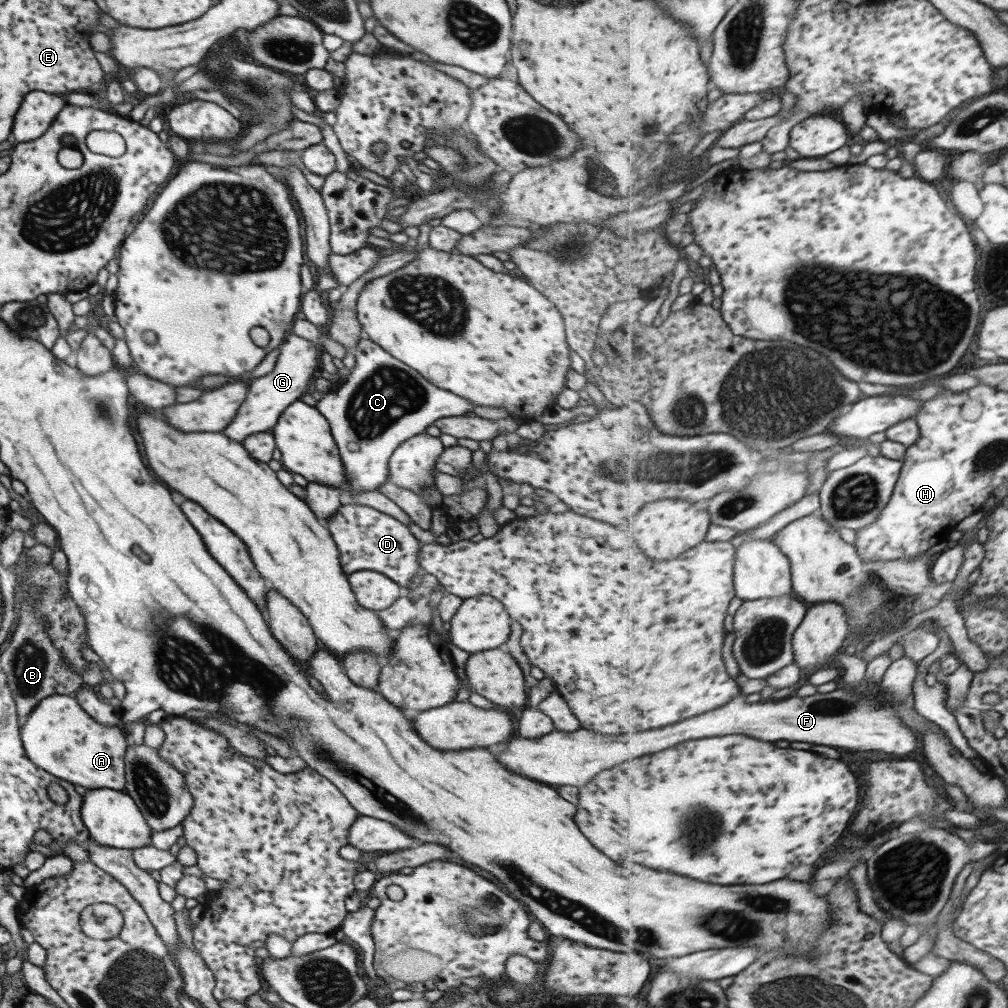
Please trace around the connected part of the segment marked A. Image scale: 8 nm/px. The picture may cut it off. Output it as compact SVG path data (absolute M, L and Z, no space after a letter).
M51 694L42 698L27 715L19 737L25 755L34 766L63 782L83 786L87 790L108 788L123 790L124 753L127 744L124 730L118 726L97 724L79 706L75 697L66 694Z

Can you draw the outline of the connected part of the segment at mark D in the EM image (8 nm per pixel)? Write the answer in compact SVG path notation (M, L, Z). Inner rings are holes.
M352 503L340 505L332 516L325 520L324 525L337 547L340 567L347 575L358 570L374 570L405 588L415 576L419 543L407 526L396 518L368 506Z

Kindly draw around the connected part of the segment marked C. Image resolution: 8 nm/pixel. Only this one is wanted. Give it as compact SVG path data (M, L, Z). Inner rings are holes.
M366 338L355 343L354 355L356 365L350 368L347 378L341 380L327 396L315 402L315 410L328 422L350 490L360 493L377 491L380 484L388 481L387 461L401 442L423 433L438 418L469 414L472 405L465 398L429 384L416 370L410 369Z

